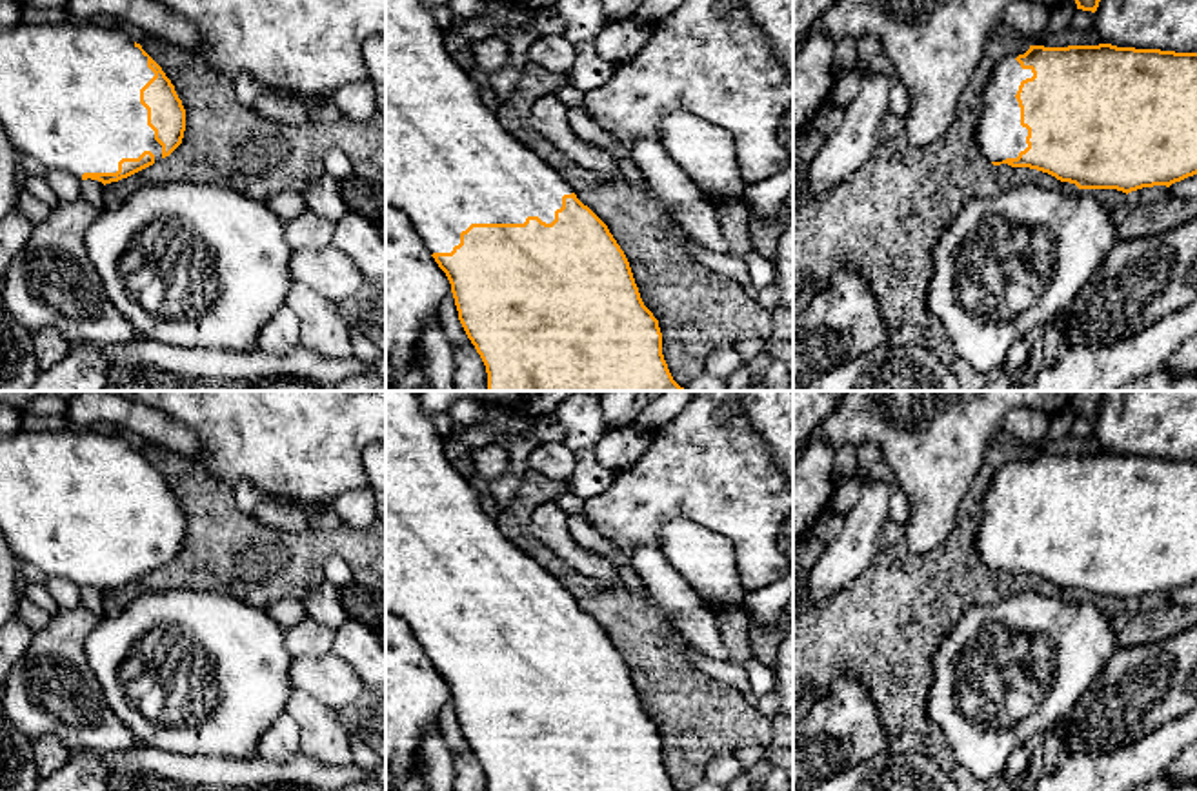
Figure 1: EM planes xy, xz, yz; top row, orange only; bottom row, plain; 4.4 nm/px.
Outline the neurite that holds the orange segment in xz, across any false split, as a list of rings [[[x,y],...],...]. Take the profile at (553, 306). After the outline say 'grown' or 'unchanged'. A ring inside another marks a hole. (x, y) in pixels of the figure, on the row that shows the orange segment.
[[[386,0],[386,204],[402,209],[446,273],[458,320],[480,355],[488,391],[684,391],[664,360],[659,320],[644,305],[629,262],[608,225],[584,205],[558,171],[517,140],[489,109],[478,84],[451,58],[444,31],[420,0]]]; grown

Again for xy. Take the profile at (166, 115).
[[[22,22],[0,27],[0,124],[20,156],[106,185],[169,156],[182,144],[186,109],[162,67],[115,22]]]; grown

